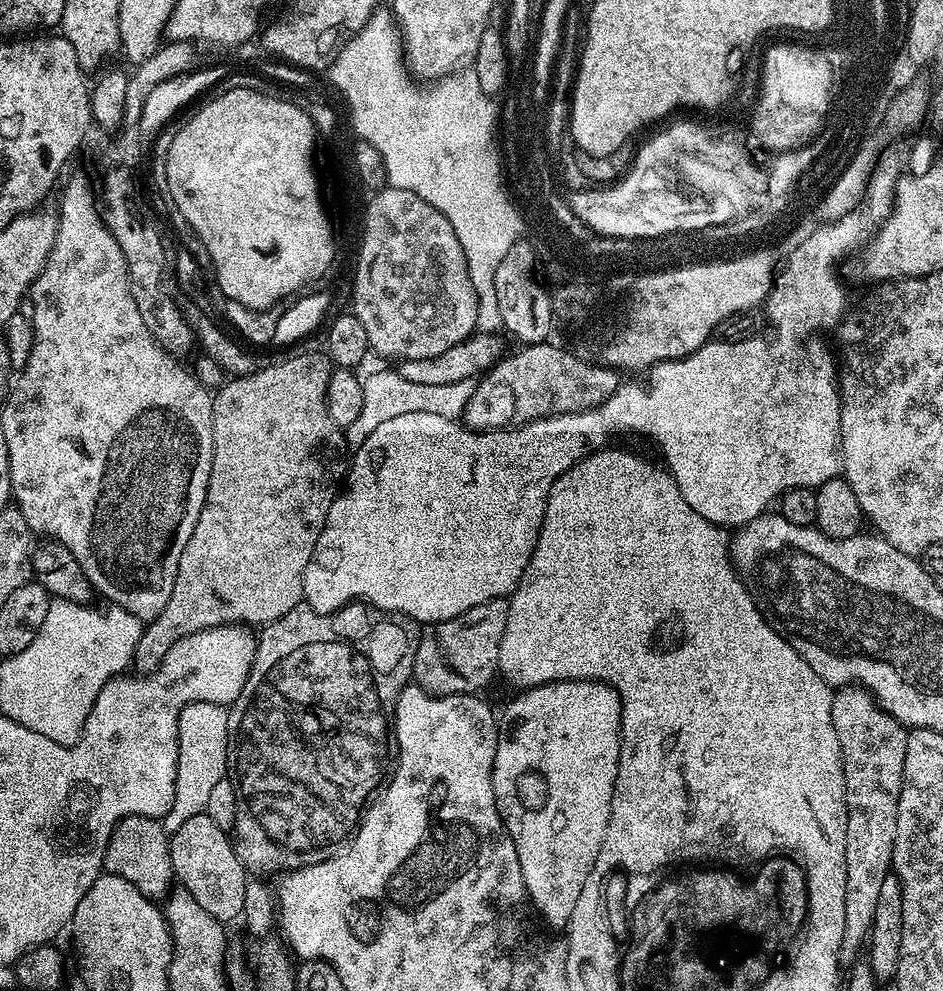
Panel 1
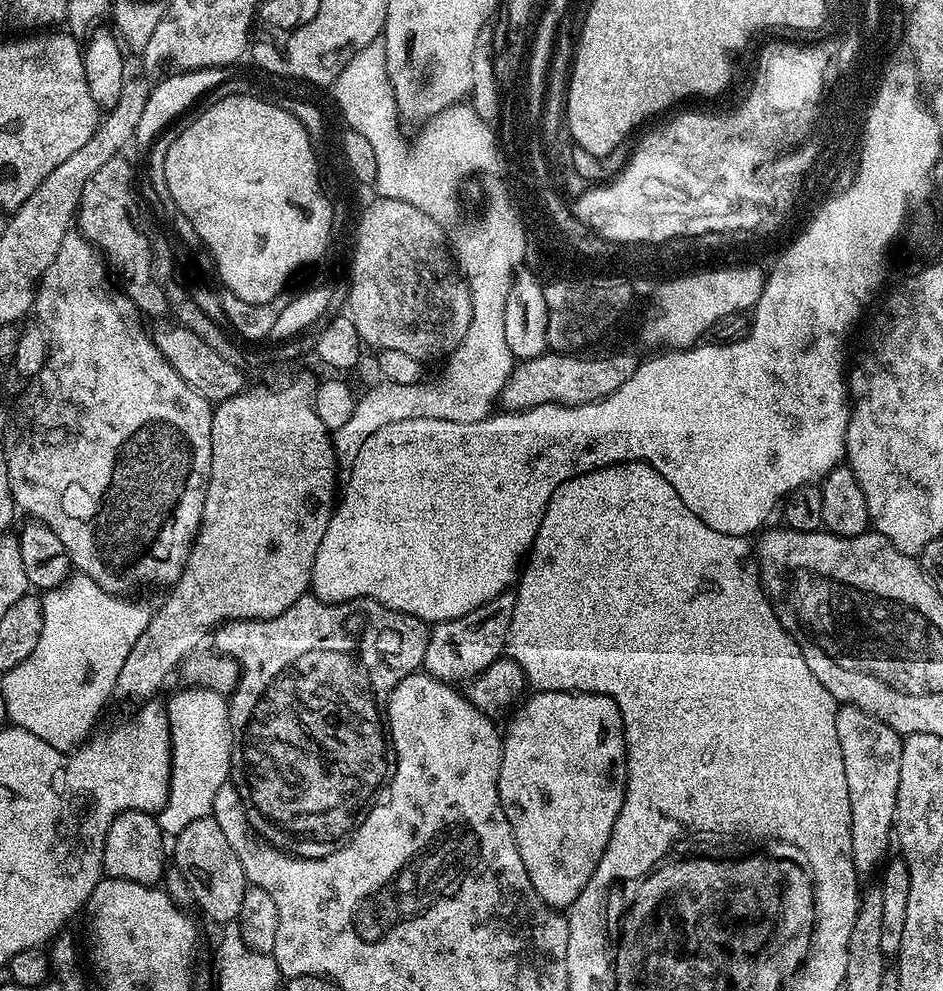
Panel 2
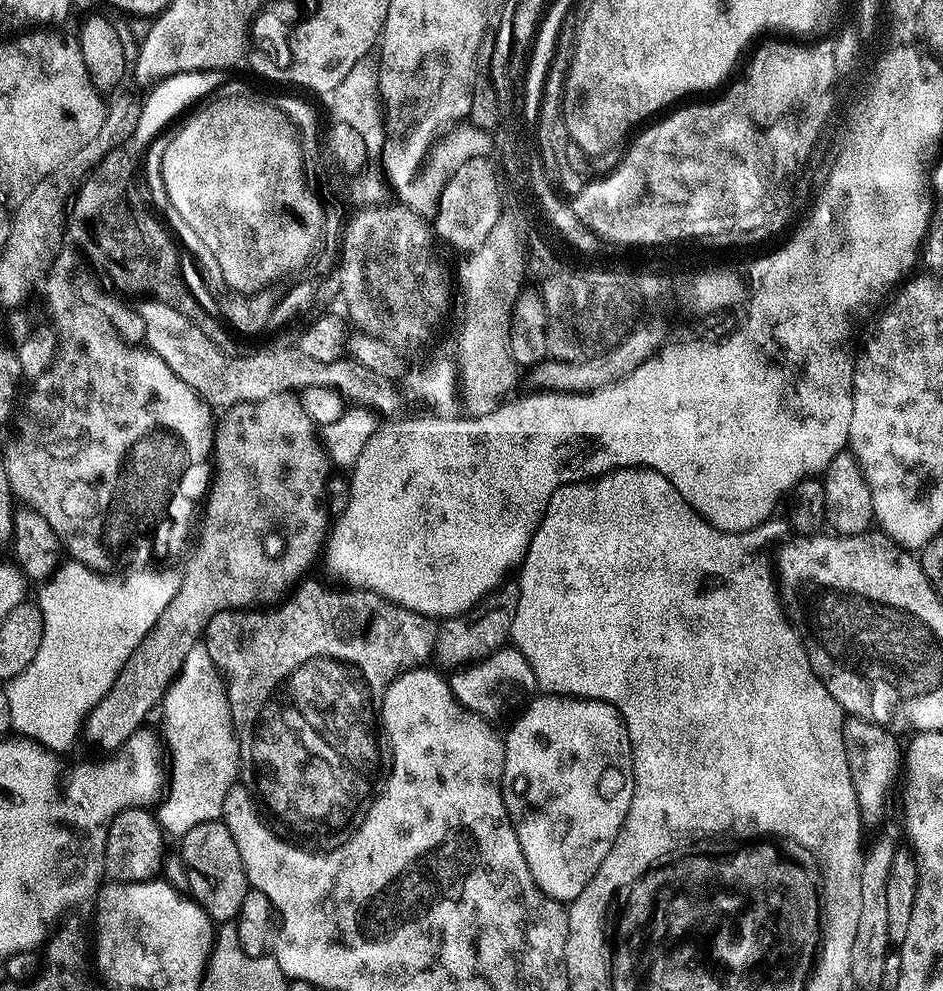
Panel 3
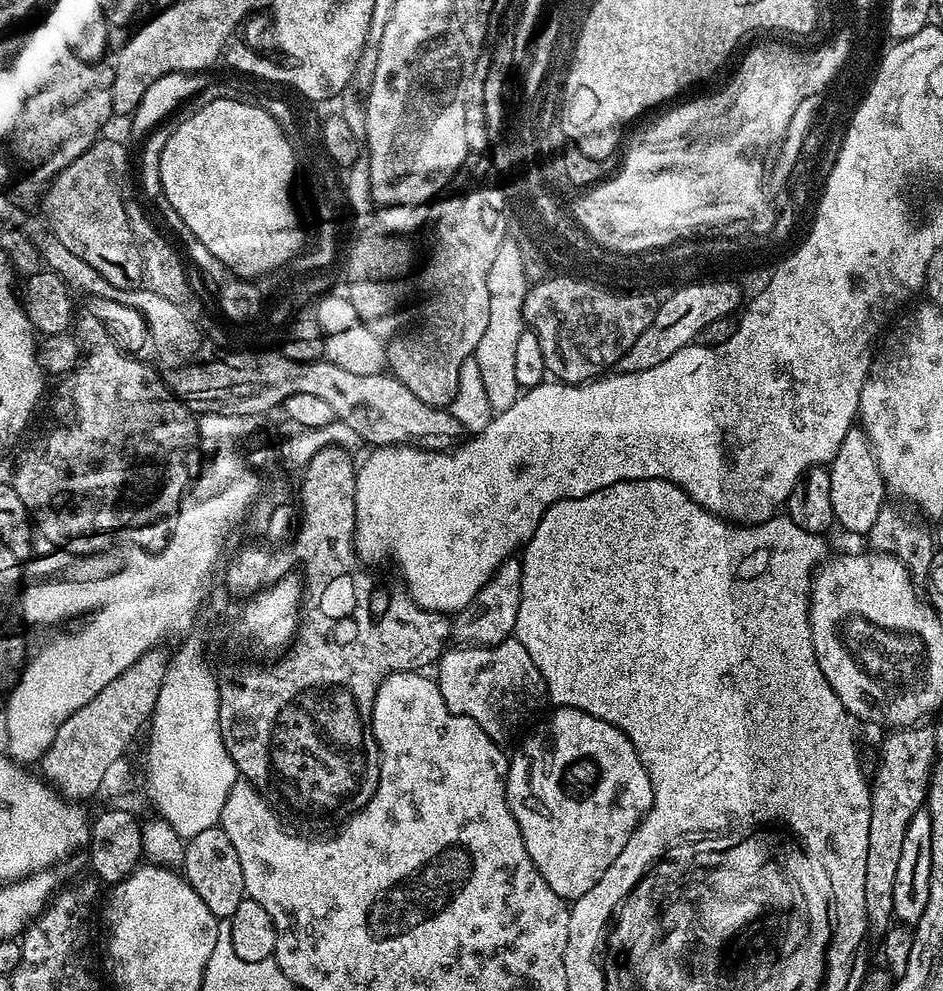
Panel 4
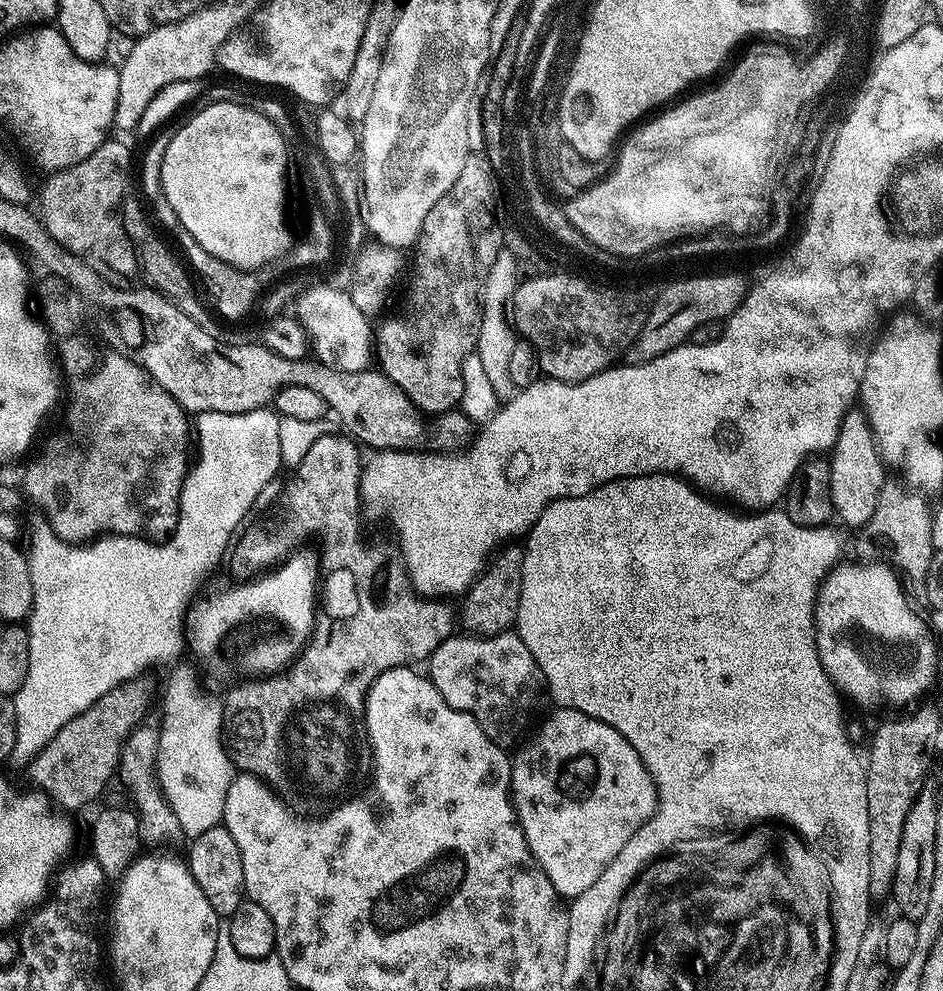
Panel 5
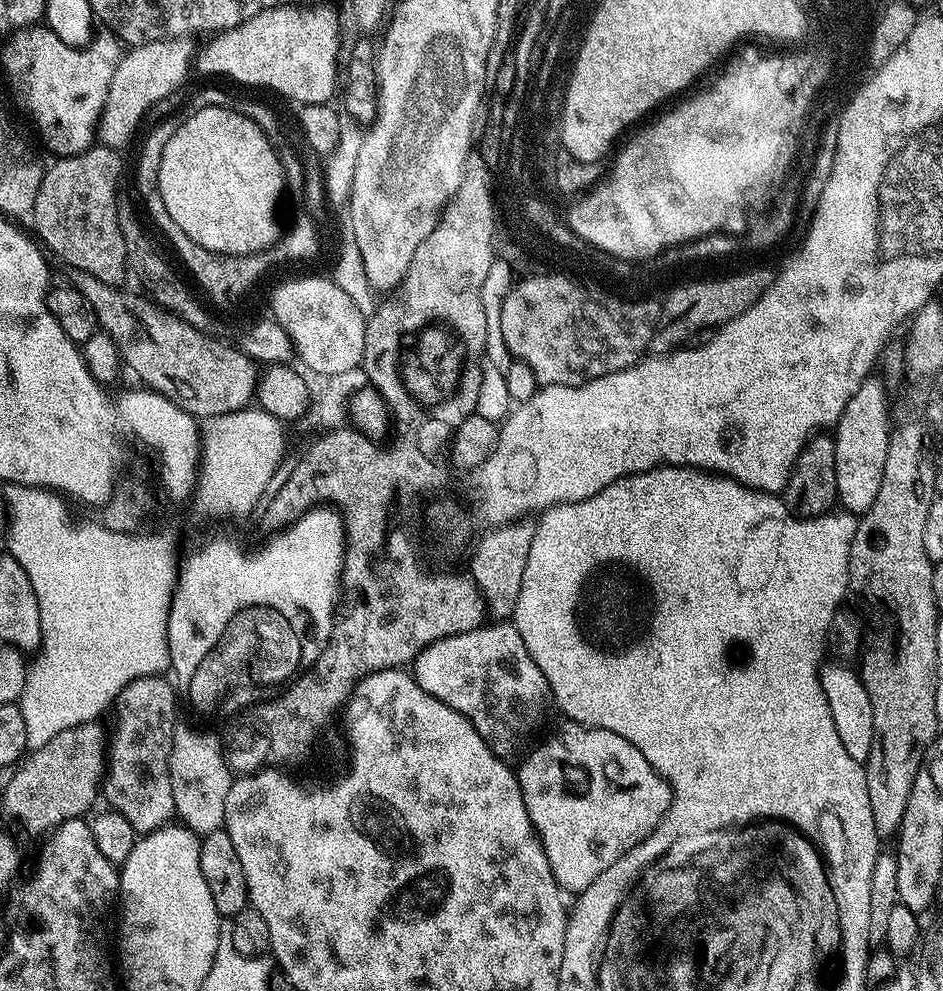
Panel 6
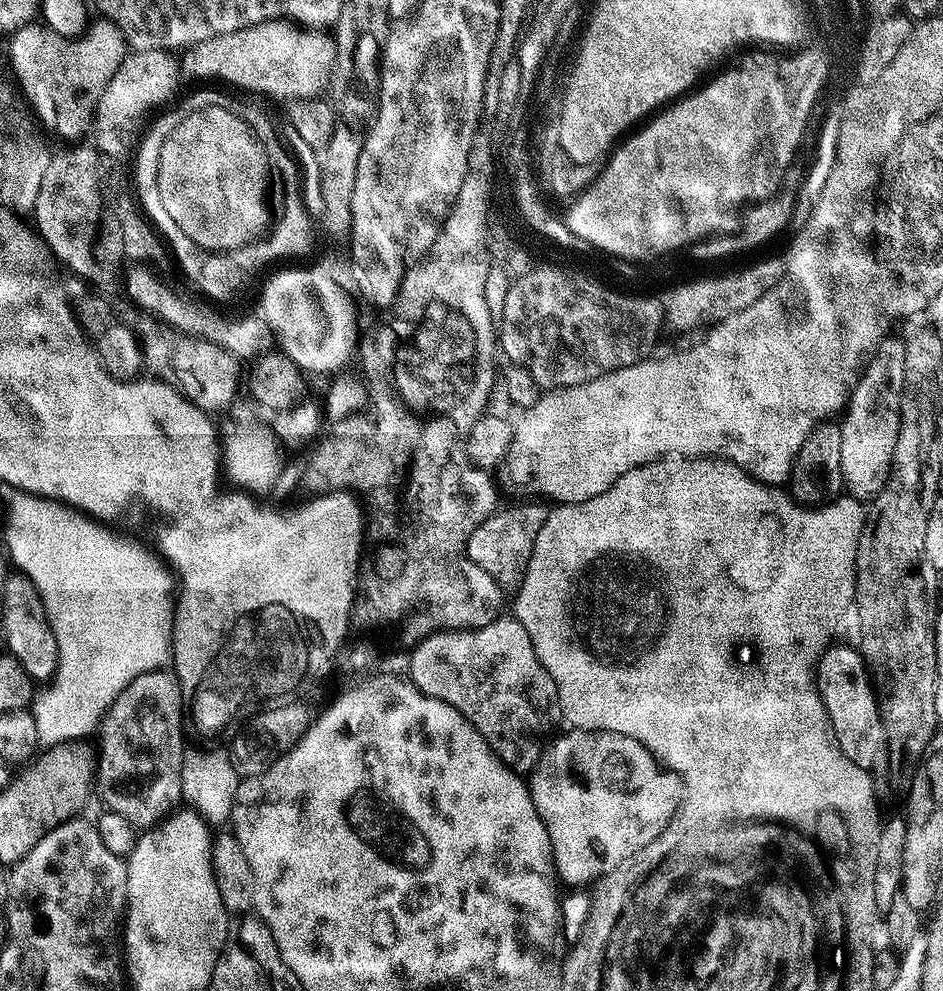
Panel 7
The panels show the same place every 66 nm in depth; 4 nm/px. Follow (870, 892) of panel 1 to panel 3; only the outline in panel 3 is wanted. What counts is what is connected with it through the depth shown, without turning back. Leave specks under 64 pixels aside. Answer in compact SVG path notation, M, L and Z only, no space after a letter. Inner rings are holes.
M848 718L844 721L846 762L850 766L850 778L854 782L854 794L858 794L860 818L865 825L872 824L884 810L888 790L896 778L901 751L896 746L897 737L869 720ZM900 756L900 758L899 758Z

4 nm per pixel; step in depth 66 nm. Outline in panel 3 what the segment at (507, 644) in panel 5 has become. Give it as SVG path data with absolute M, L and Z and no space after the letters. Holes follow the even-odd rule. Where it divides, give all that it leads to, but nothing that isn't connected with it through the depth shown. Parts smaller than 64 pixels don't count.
M505 646L483 660L457 667L453 672L456 673L450 676L450 687L456 701L489 722L519 713L537 691L534 670L530 670L530 662L526 662L515 646Z

